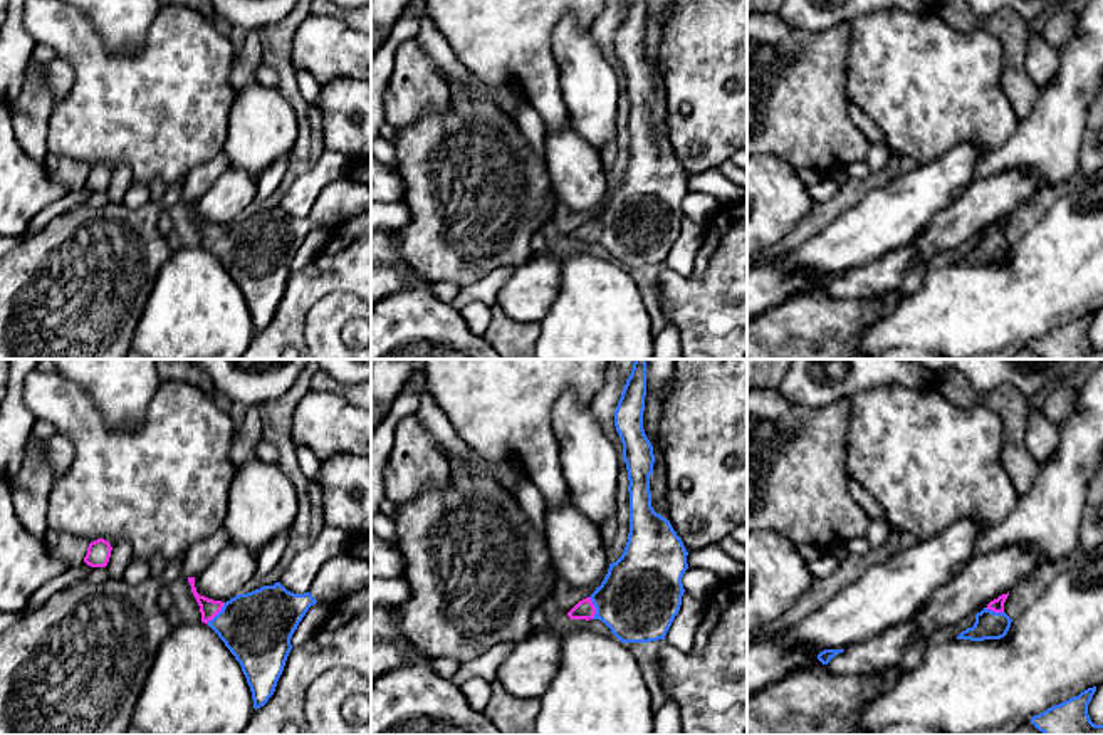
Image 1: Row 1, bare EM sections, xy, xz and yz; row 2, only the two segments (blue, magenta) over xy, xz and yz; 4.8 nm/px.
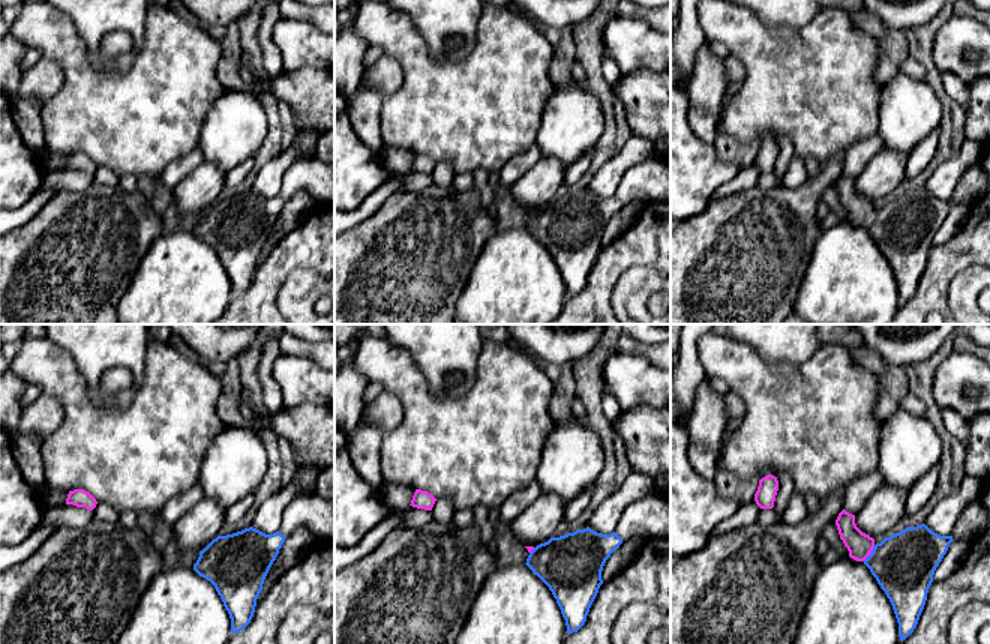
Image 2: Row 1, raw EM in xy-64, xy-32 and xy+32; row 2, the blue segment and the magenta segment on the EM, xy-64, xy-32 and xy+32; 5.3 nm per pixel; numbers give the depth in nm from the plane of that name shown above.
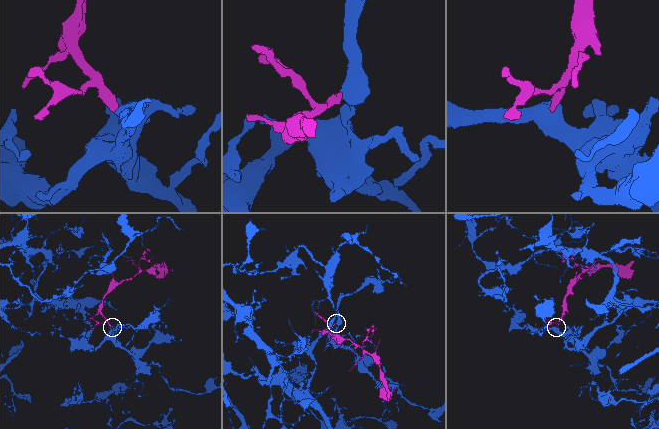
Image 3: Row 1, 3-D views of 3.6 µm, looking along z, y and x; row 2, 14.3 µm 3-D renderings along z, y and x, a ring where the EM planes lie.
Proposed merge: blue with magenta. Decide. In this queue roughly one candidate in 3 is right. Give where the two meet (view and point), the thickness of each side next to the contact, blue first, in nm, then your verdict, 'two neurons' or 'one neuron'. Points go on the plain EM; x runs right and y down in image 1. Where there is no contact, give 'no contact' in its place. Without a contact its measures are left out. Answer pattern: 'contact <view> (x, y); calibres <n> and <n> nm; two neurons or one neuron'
contact xy (219, 237); calibres 340 and 90 nm; one neuron

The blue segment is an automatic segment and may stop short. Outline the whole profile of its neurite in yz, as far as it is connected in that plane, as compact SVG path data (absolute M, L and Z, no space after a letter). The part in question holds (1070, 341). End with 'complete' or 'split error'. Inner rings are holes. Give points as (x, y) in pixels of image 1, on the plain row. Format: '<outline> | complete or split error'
M1096 310L1081 315L1046 336L1034 339L1031 347L1044 359L1103 359L1103 349L1095 349L1088 329Z | complete

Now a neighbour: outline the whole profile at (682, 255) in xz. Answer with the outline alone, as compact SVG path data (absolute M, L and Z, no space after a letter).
M683 216L680 235L675 240L665 260L665 267L672 268L680 275L687 275L693 268L693 262L702 240L703 240L703 227Z

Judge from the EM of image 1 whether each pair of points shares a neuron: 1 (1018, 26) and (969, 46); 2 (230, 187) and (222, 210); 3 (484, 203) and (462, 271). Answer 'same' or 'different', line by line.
1: different
2: same
3: same

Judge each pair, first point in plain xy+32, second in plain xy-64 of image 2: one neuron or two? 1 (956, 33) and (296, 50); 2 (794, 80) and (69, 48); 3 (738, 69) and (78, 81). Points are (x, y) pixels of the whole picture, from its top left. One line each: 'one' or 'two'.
1: one
2: one
3: two

